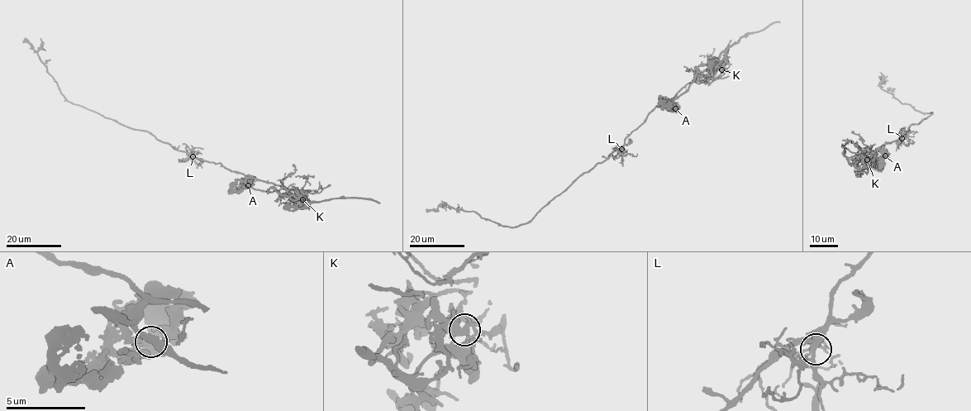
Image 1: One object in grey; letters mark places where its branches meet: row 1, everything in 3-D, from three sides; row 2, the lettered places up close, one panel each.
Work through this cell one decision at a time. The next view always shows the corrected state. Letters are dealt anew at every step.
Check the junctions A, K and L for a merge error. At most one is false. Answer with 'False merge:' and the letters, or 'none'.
False merge: K

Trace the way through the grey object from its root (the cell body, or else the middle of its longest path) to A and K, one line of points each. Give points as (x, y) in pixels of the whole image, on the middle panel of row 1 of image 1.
A: (616, 150), (656, 107), (668, 101), (676, 105), (675, 108)
K: (616, 150), (656, 107), (670, 100), (687, 83), (710, 79), (721, 69)

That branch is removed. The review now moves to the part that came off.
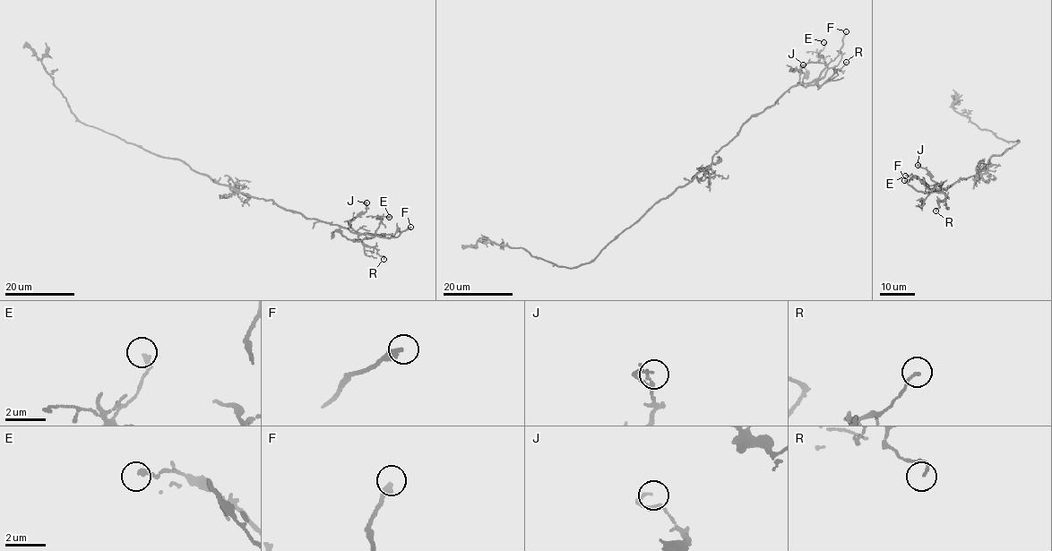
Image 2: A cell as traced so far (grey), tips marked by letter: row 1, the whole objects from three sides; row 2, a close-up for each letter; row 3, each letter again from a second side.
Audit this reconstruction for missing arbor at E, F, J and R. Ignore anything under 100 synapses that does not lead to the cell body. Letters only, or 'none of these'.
F

